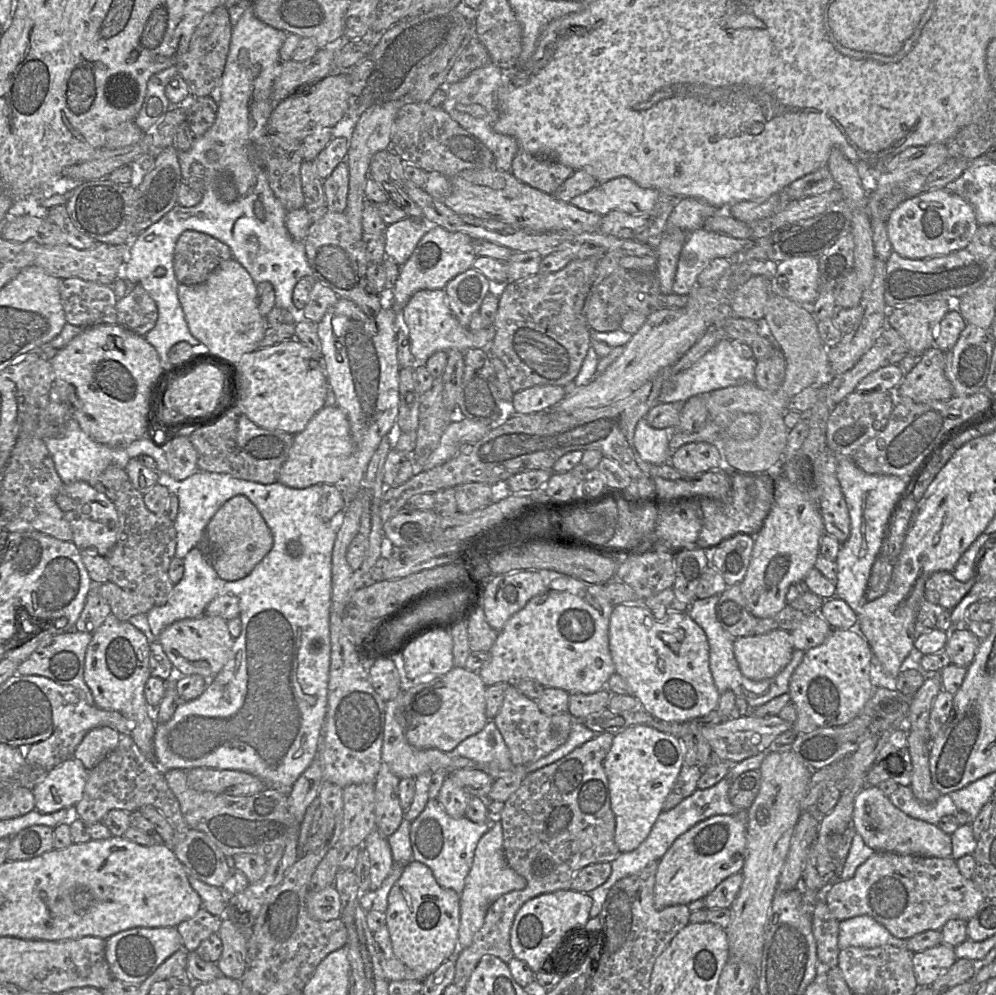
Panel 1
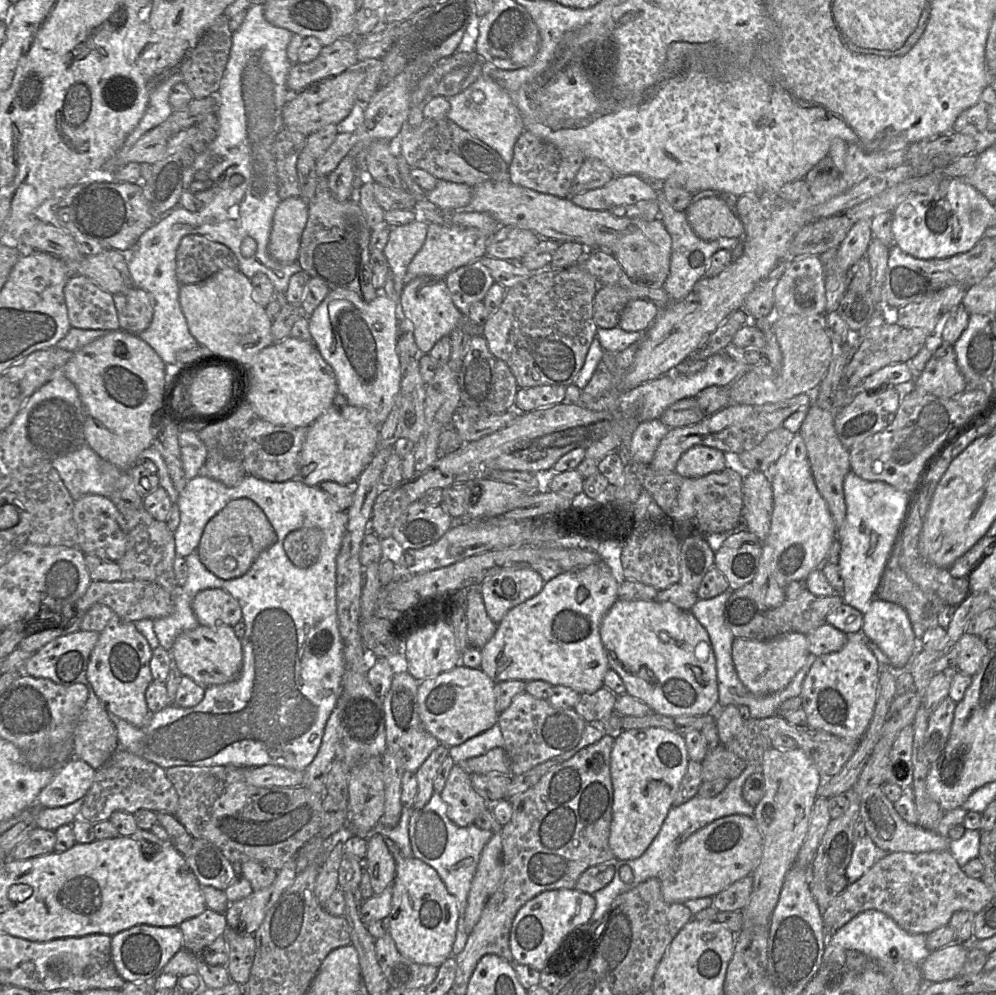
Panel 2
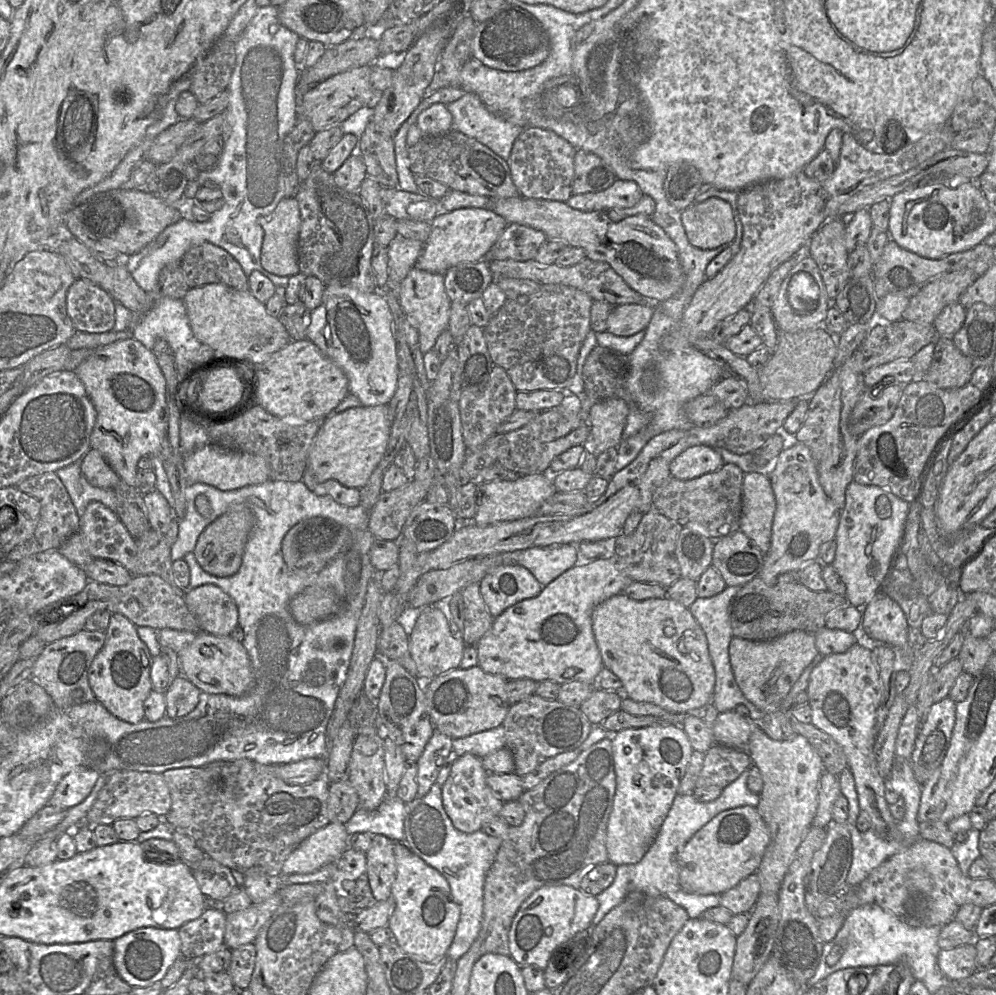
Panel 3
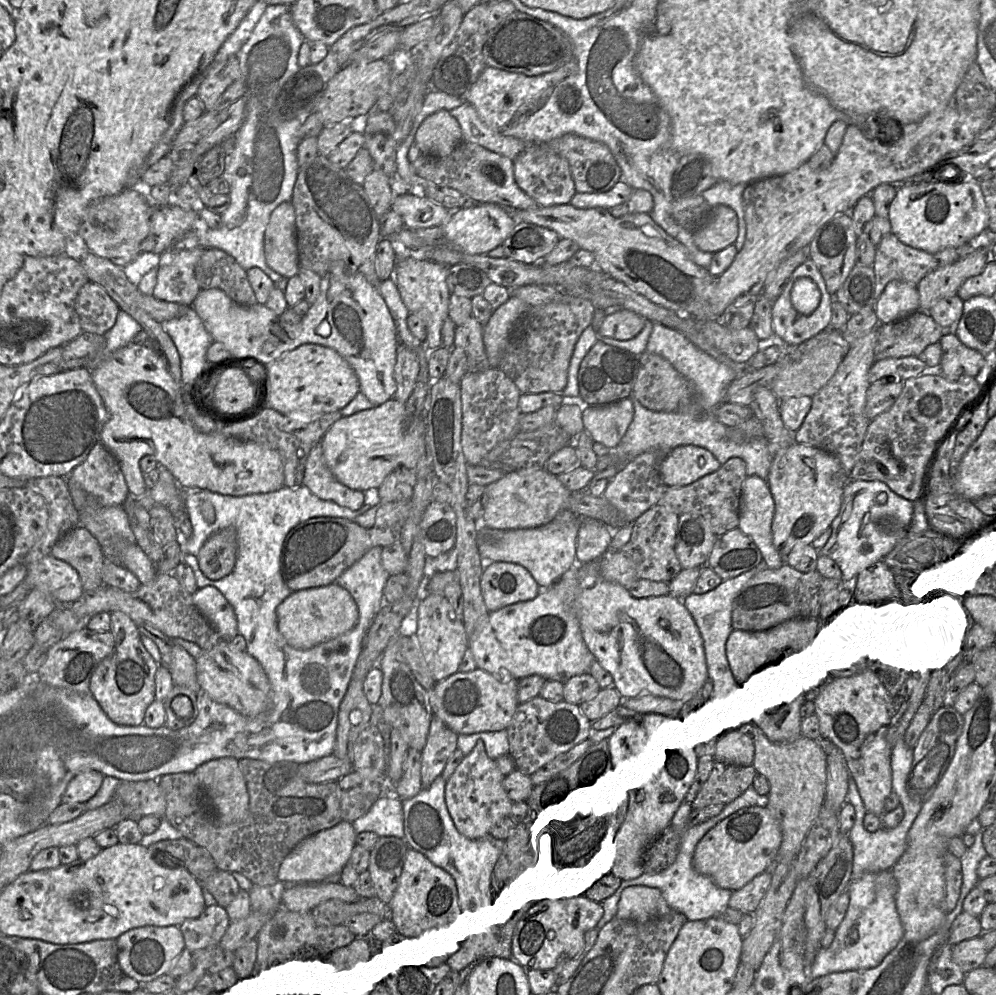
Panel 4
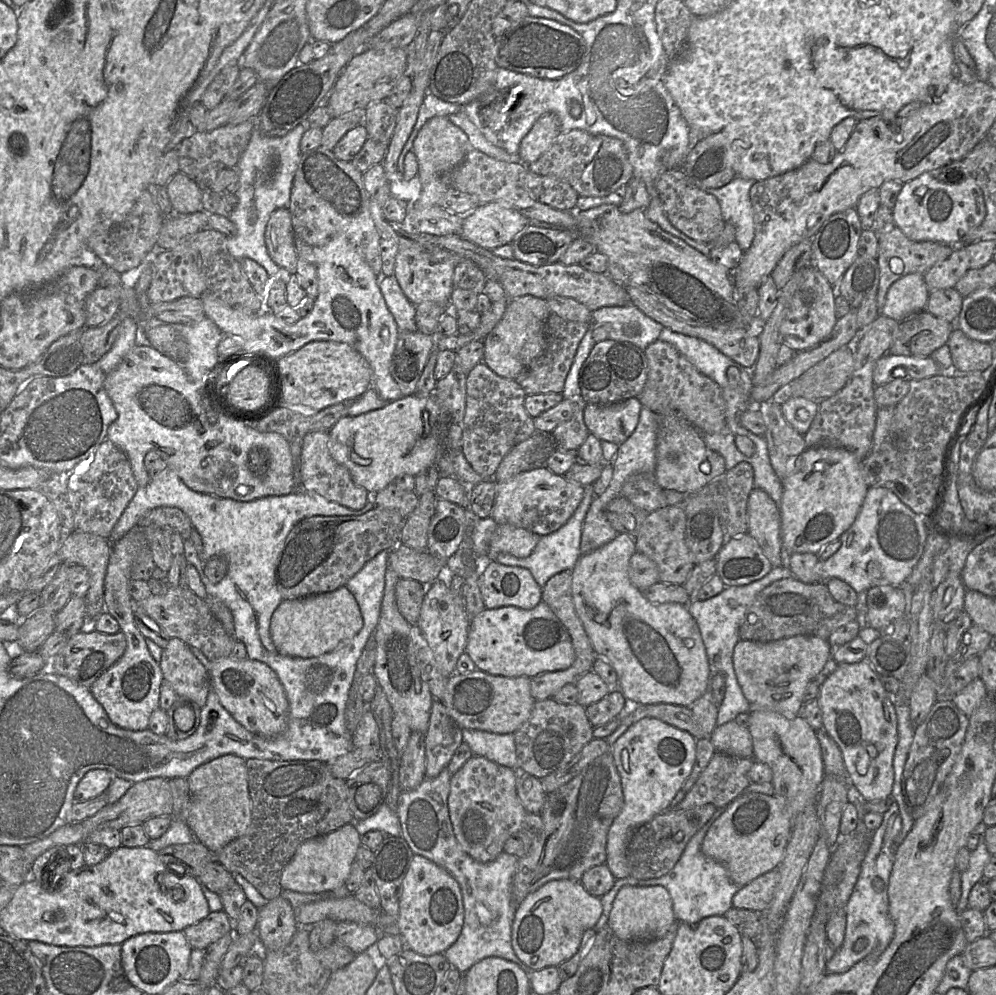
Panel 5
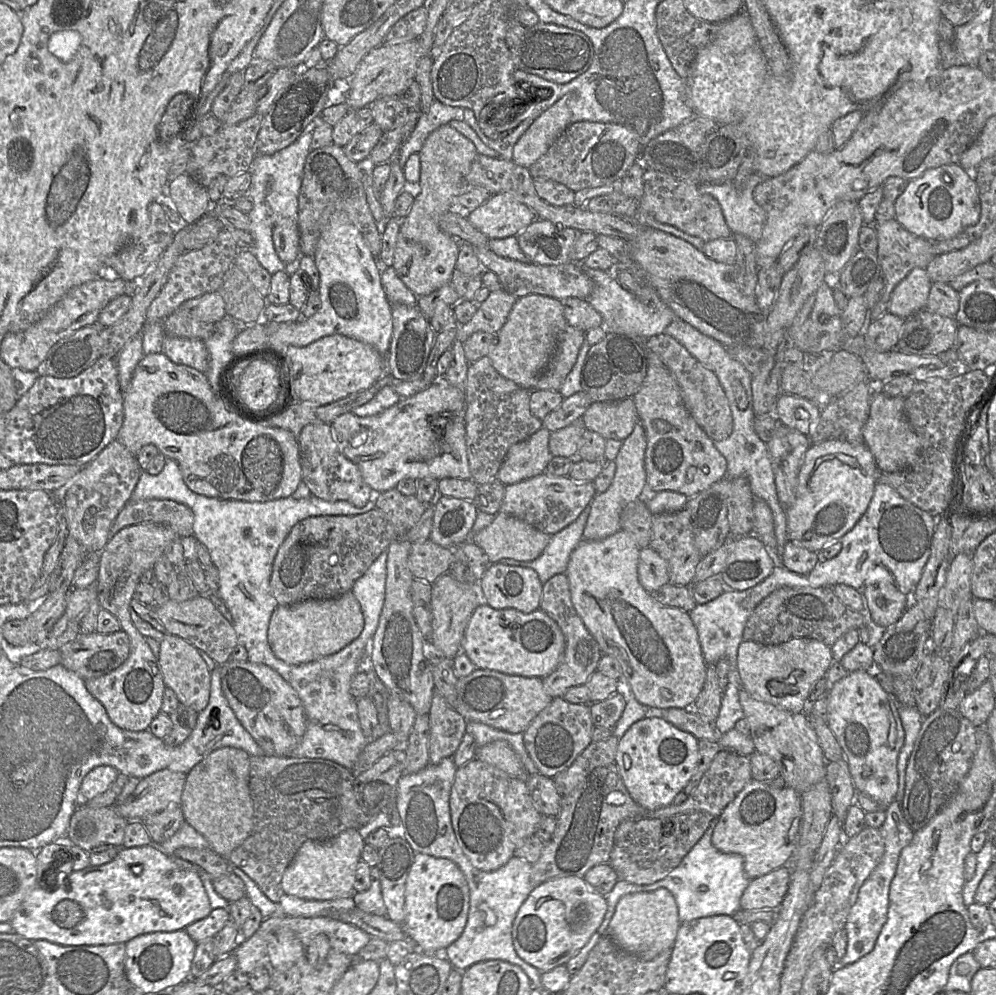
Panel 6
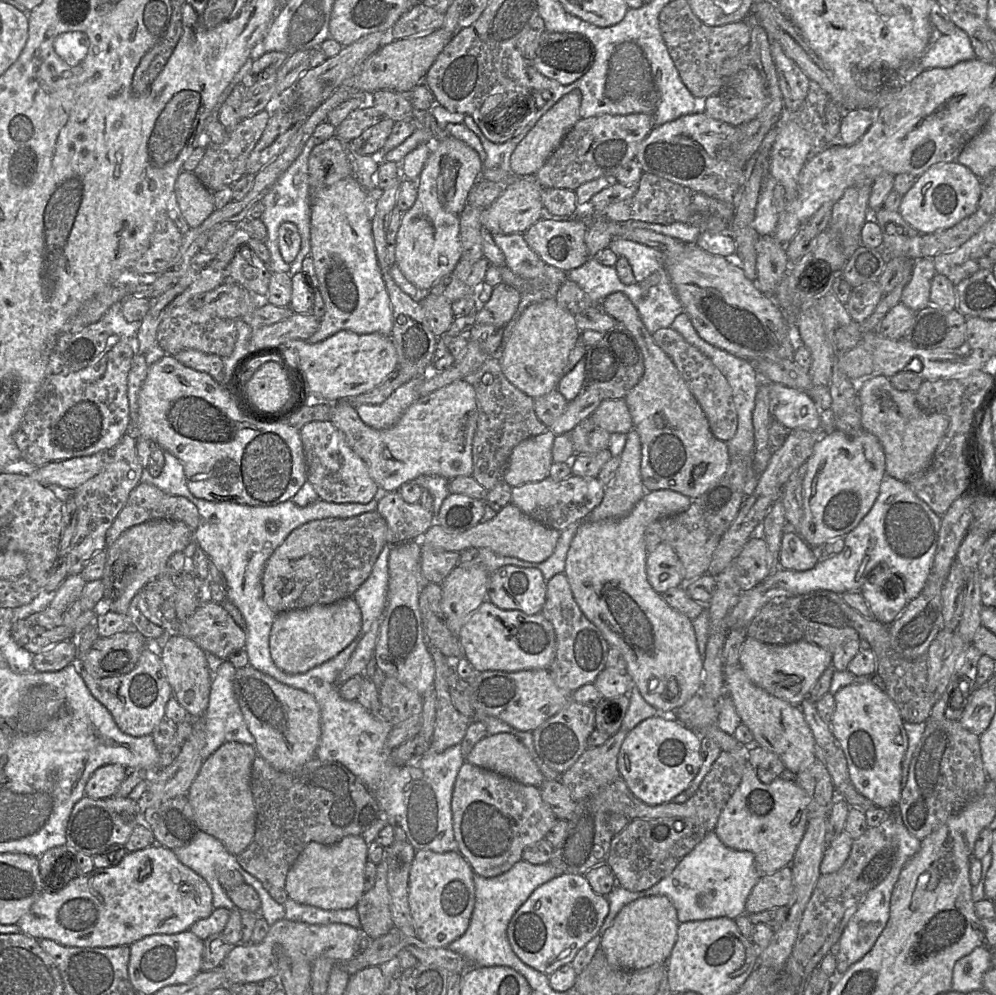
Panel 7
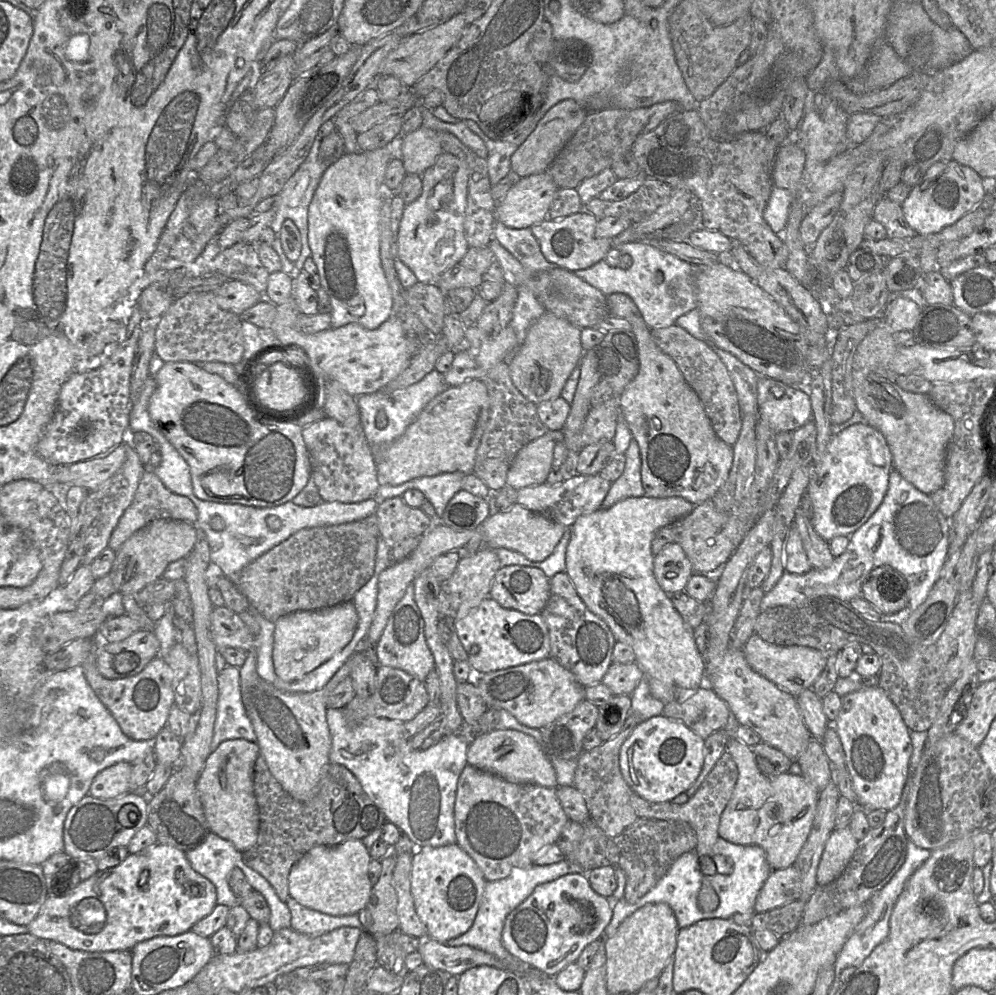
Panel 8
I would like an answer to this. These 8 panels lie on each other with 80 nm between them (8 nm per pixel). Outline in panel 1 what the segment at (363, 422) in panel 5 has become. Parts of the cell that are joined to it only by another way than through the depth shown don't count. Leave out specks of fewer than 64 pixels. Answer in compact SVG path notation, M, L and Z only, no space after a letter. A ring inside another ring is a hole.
M337 405L325 406L308 422L302 432L294 436L293 445L280 470L279 483L295 489L304 489L313 485L337 484L355 464L355 447L350 424L345 412Z

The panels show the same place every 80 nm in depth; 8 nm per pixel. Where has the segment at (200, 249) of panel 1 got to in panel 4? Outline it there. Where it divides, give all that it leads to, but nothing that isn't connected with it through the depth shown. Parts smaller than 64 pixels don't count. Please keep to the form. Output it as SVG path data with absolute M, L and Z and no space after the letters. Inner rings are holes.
M204 248L195 267L195 278L200 289L219 289L242 306L257 304L246 271L223 250Z

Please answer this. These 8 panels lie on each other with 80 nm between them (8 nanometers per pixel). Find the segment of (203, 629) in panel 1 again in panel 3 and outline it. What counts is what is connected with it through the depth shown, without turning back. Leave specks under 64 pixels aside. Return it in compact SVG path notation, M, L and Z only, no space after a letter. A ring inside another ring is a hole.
M204 631L196 633L194 640L177 652L180 675L188 679L201 692L240 697L253 684L251 662L242 643L231 636L216 636Z

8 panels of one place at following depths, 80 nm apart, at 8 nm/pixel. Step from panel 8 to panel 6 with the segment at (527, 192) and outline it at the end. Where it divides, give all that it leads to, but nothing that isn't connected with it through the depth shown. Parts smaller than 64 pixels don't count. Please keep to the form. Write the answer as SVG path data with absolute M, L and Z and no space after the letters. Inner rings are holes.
M509 193L492 195L485 203L469 211L467 219L489 239L501 239L516 236L537 219L535 213L525 204L516 200Z

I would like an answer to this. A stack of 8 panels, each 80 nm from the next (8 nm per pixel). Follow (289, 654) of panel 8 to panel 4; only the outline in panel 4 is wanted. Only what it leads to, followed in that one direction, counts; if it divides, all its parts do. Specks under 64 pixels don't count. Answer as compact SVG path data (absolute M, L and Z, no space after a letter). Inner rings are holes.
M336 583L292 592L276 608L277 628L292 647L308 650L350 631L358 622L357 605L350 593Z

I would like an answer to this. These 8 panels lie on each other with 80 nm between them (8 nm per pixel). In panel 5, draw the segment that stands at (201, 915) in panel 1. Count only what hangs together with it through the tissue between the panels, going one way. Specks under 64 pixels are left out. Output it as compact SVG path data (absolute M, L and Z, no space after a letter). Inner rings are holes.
M222 911L210 912L207 917L183 930L192 949L206 949L210 944L232 932L233 922Z

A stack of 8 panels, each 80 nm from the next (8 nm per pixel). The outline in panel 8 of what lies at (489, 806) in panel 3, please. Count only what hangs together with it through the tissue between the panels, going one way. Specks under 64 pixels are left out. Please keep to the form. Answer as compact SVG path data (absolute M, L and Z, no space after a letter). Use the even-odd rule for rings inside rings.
M469 764L459 776L454 803L456 843L473 859L486 881L497 881L506 878L515 869L534 865L537 854L555 844L568 821L556 788L514 784Z

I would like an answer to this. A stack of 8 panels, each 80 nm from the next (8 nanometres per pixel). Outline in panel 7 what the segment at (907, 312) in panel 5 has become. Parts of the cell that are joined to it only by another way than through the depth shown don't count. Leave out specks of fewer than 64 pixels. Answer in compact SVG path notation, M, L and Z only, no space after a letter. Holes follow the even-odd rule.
M933 258L914 259L911 278L902 290L900 302L917 312L928 305L931 281L936 274Z

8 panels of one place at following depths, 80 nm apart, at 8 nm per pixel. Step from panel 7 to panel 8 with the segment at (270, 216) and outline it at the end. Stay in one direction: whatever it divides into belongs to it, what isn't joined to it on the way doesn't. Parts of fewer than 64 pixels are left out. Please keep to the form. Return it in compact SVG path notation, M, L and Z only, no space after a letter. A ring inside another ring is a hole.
M315 139L310 152L304 162L299 166L297 171L290 177L285 183L282 190L278 195L274 197L273 207L276 207L276 215L271 224L271 229L275 233L275 240L272 243L272 248L278 254L281 260L282 269L281 272L289 274L294 271L294 263L291 262L285 255L281 241L280 241L280 229L285 220L291 220L297 226L301 235L306 234L308 236L308 210L312 201L315 190L320 182L320 179L328 167L319 156L319 148L321 139Z

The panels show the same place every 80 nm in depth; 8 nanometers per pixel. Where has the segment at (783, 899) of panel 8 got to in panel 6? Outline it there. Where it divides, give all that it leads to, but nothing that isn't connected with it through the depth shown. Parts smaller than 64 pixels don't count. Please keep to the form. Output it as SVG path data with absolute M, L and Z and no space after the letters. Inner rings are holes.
M782 866L750 880L740 898L741 910L778 909L788 891L790 869Z

